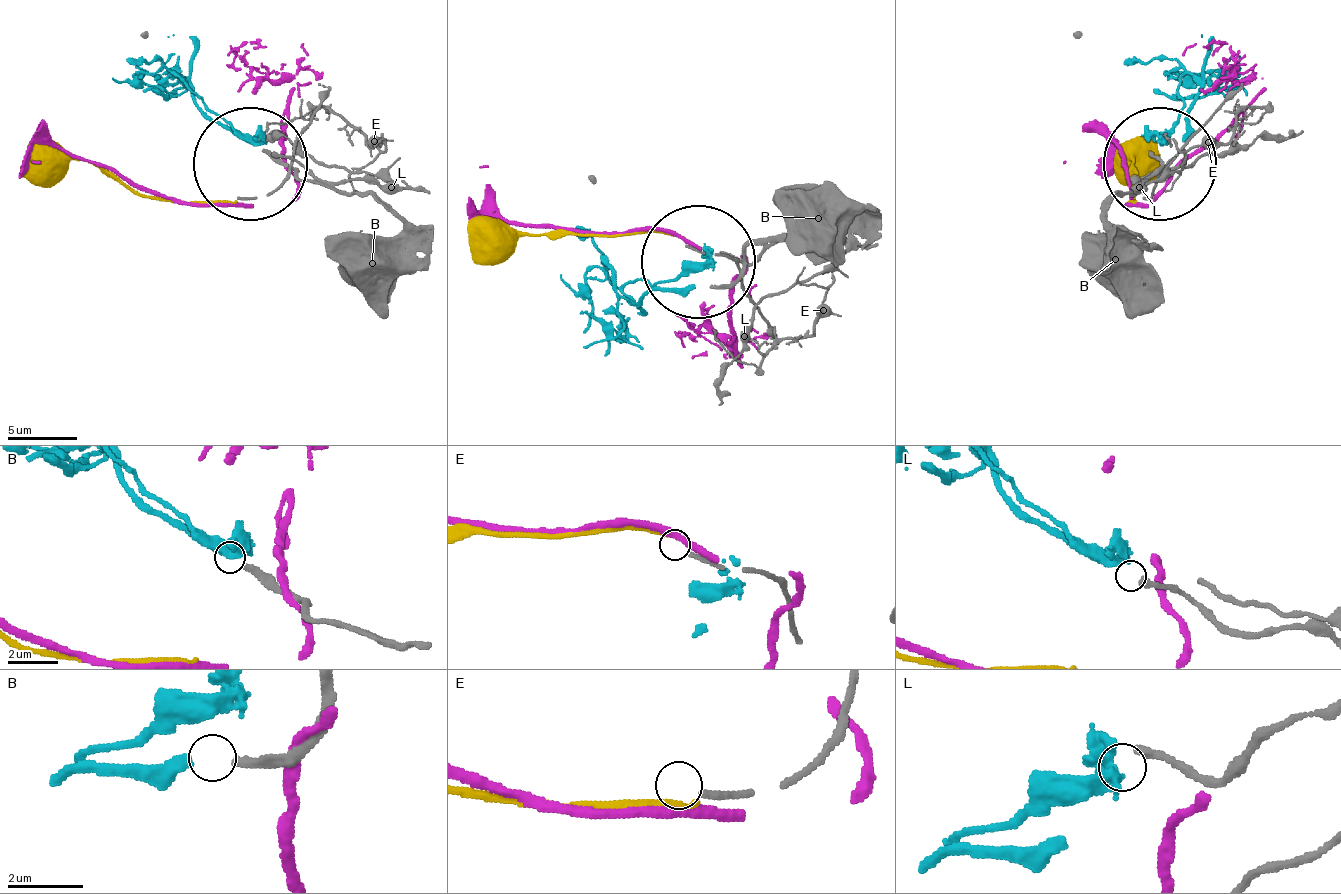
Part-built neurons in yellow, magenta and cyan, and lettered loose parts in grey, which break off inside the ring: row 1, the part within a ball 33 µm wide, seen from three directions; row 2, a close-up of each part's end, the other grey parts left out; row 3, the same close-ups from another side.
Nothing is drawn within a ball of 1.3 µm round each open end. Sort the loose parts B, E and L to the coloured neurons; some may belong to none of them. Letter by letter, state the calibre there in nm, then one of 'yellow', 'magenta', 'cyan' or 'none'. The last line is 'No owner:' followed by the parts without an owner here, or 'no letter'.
B: 280 nm thick; cyan
E: 190 nm thick; none
L: 240 nm thick; none
No owner: E, L

